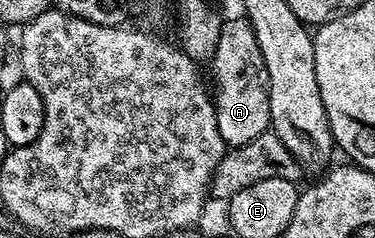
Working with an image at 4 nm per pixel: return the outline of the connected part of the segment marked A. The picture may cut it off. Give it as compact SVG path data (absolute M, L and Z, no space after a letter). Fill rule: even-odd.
M246 17L227 18L220 32L216 54L209 61L211 74L215 77L213 82L213 101L215 103L215 115L217 116L217 128L221 132L221 140L231 148L249 144L261 132L269 129L271 113L269 112L269 72L265 68L265 56L261 56L261 48L257 44L257 36L253 32L251 23Z

